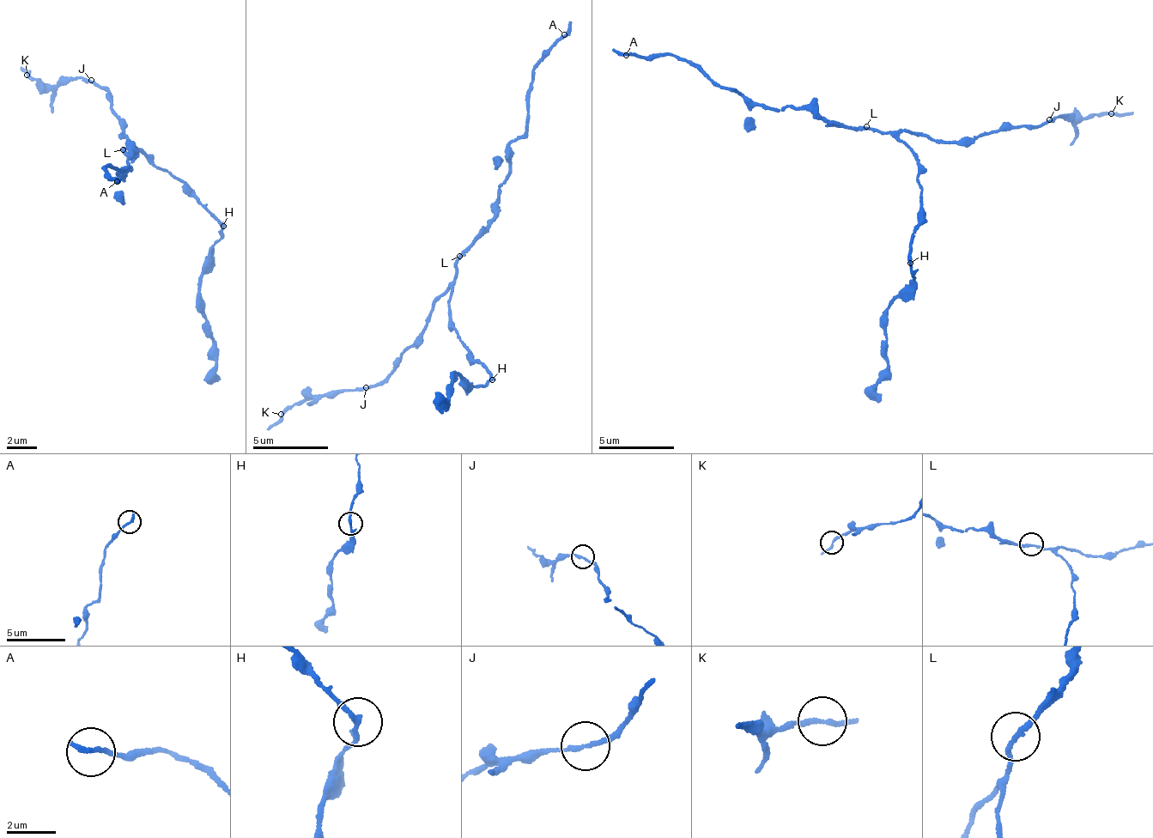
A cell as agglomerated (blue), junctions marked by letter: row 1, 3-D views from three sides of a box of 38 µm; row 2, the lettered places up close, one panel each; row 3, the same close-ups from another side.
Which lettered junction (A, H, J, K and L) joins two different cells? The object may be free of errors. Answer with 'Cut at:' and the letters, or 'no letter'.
Cut at: no letter

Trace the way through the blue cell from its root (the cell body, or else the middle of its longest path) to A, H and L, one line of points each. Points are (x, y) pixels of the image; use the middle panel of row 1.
A: (453, 286), (458, 254), (500, 208), (509, 145), (524, 132), (534, 63), (564, 34)
H: (453, 286), (448, 308), (452, 326), (465, 349), (490, 380)
L: (453, 286), (455, 260), (459, 256)

